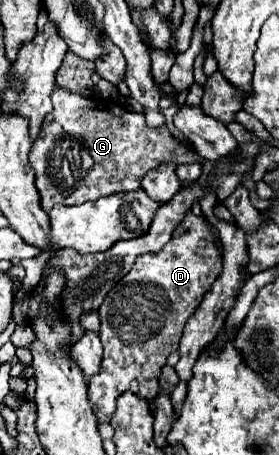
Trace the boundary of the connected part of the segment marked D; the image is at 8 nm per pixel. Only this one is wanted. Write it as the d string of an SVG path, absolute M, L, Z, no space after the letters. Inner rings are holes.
M188 211L180 227L174 229L172 239L160 251L140 255L132 271L104 297L100 307L104 359L98 375L88 381L90 401L94 403L94 413L100 423L110 423L114 403L118 395L128 389L128 383L138 381L138 395L144 399L156 395L166 357L178 349L188 317L196 311L204 293L220 275L220 269L222 251L216 245L212 227L204 217L196 217Z

